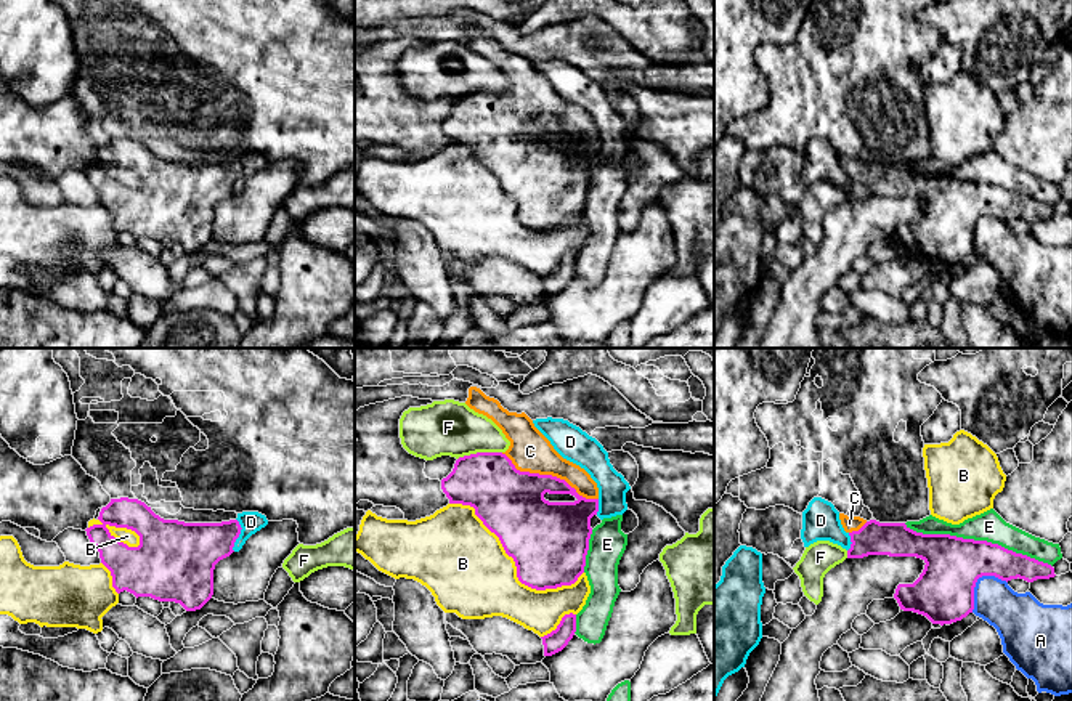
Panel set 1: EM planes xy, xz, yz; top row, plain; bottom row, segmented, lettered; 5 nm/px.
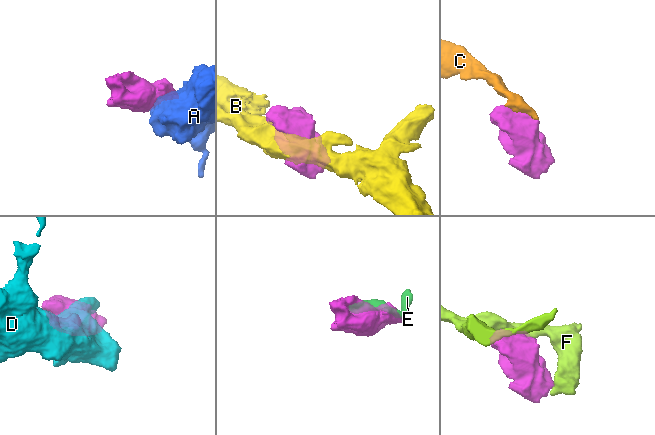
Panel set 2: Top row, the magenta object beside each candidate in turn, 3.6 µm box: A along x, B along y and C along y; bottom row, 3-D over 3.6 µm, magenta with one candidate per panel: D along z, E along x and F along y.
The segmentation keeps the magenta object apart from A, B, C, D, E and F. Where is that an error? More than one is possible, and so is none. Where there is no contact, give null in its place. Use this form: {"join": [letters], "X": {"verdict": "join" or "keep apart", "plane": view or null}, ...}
{"join": ["C"], "A": {"verdict": "keep apart", "plane": "yz"}, "B": {"verdict": "keep apart", "plane": "xz"}, "C": {"verdict": "join", "plane": "xz"}, "D": {"verdict": "keep apart", "plane": "xy"}, "E": {"verdict": "keep apart", "plane": "yz"}, "F": {"verdict": "keep apart", "plane": "xz"}}

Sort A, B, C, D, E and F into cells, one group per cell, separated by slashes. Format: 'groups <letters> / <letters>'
groups A / B / C / D E / F

